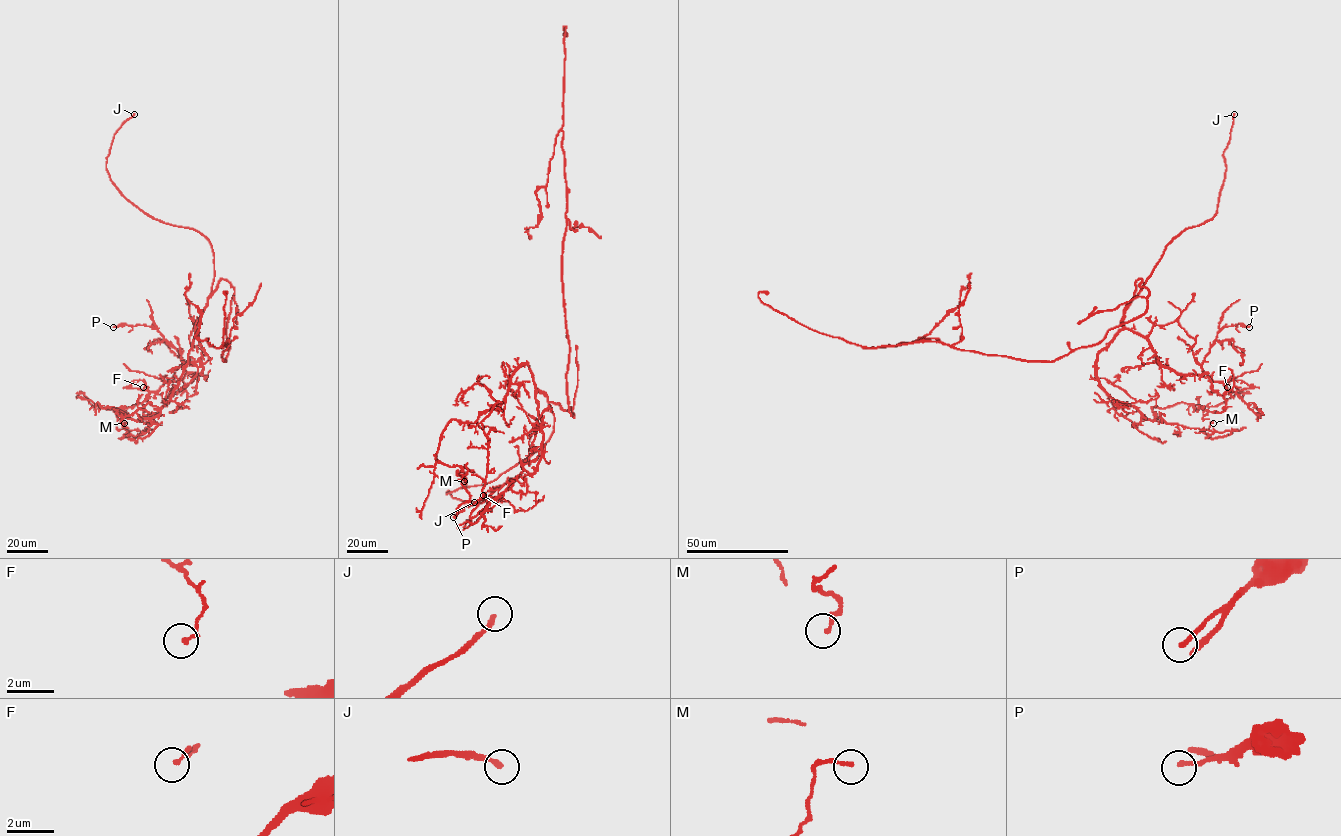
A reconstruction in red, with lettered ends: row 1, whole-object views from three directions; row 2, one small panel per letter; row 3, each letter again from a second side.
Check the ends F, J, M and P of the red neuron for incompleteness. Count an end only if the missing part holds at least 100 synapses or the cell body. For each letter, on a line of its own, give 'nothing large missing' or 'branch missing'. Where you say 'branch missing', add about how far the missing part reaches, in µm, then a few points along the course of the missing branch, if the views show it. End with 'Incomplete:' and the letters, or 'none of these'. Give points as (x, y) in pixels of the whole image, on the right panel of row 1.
F: nothing large missing
J: branch missing | 50 µm | (1234, 114), (1236, 71), (1225, 63), (1227, 61)
M: nothing large missing
P: nothing large missing
Incomplete: J

